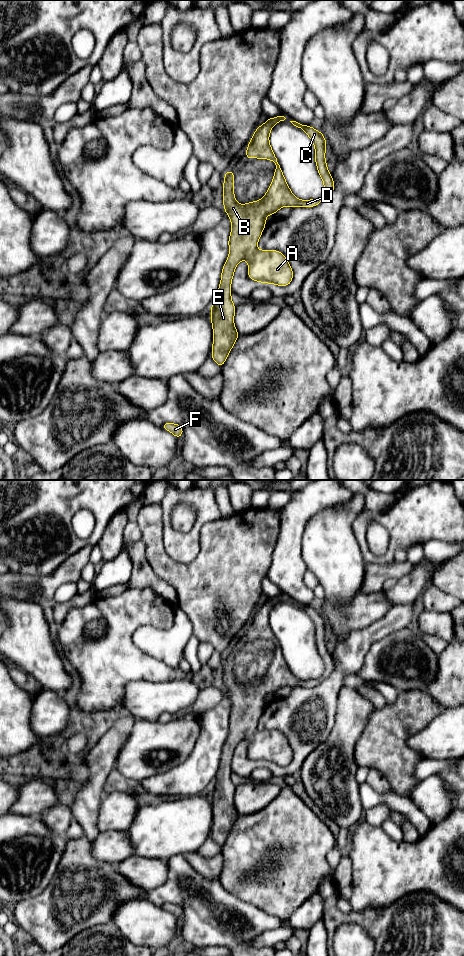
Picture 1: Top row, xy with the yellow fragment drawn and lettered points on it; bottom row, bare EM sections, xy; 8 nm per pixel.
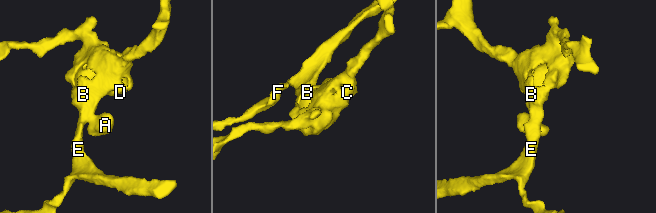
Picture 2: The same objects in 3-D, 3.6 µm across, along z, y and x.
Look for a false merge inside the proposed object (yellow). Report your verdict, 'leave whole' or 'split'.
leave whole

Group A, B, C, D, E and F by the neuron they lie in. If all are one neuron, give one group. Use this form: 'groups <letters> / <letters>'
groups A B C D E F

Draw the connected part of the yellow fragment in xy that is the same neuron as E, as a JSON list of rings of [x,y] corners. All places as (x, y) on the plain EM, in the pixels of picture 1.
[[[277,596],[274,598],[268,598],[267,601],[257,607],[254,612],[252,619],[248,623],[246,631],[246,639],[259,638],[259,639],[270,639],[275,643],[275,653],[271,665],[268,667],[267,673],[259,681],[249,682],[244,685],[240,685],[234,677],[234,654],[232,650],[225,653],[224,664],[223,664],[223,685],[224,690],[231,700],[231,714],[228,720],[229,725],[229,735],[227,741],[223,746],[221,753],[221,762],[219,769],[217,771],[216,777],[210,789],[211,792],[211,803],[213,807],[213,826],[211,836],[217,845],[220,847],[225,843],[233,825],[235,824],[237,818],[240,816],[234,805],[234,794],[235,785],[231,780],[231,762],[235,752],[237,744],[246,739],[248,742],[248,757],[251,760],[270,763],[278,766],[288,766],[293,759],[293,750],[286,739],[286,737],[278,730],[257,730],[257,724],[261,717],[261,714],[266,705],[266,696],[269,694],[275,695],[275,693],[282,687],[288,686],[292,687],[315,687],[320,684],[324,679],[326,679],[335,669],[335,664],[332,655],[327,649],[327,644],[325,640],[326,631],[326,620],[323,614],[312,608],[309,605],[302,605],[296,601],[290,601],[294,606],[301,608],[312,620],[315,626],[315,642],[318,649],[318,653],[324,663],[324,672],[321,677],[311,680],[299,680],[291,672],[284,655],[282,653],[281,647],[277,642],[277,638],[270,626],[269,615],[270,611],[275,604],[284,601],[286,598],[284,596]]]

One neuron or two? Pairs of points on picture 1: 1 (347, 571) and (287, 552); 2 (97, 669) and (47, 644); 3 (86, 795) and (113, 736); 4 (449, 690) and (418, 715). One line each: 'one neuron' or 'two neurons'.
1: two neurons
2: two neurons
3: one neuron
4: two neurons

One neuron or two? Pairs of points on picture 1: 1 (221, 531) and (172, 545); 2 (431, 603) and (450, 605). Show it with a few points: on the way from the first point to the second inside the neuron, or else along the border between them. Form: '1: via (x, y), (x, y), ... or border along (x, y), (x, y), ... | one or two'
1: border along (215, 519), (201, 527), (199, 552), (193, 559) | two
2: via (436, 603), (445, 603) | one

